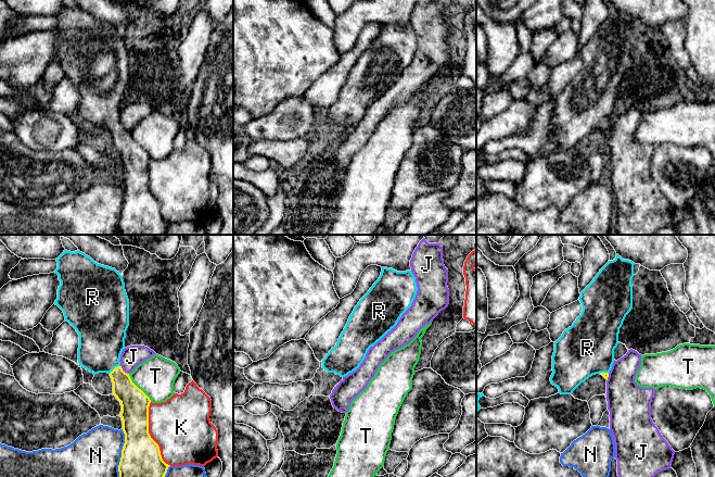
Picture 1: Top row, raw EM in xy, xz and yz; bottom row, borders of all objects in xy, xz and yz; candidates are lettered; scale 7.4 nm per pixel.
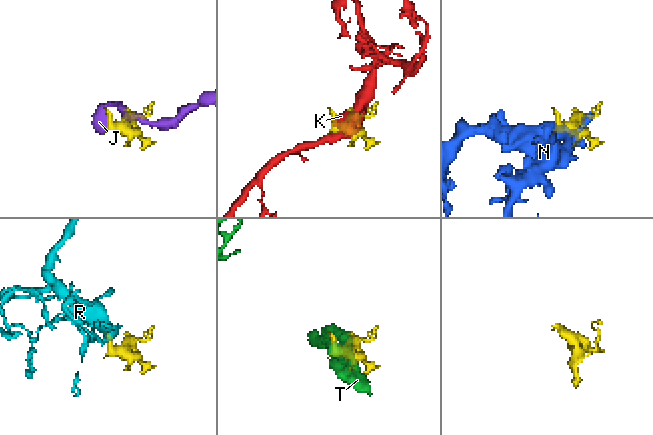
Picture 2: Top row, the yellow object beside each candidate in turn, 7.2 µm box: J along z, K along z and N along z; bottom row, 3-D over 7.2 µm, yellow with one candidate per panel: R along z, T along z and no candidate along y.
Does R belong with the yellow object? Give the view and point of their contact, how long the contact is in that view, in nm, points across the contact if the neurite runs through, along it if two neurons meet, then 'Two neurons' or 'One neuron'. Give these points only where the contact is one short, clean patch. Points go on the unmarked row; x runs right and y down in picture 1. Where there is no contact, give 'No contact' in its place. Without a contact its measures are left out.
Touches yellow at xy (115, 124). Shared border 110 nm. Path across: xy (130, 153), (124, 146), (115, 124), (102, 111), (102, 93). One neuron

